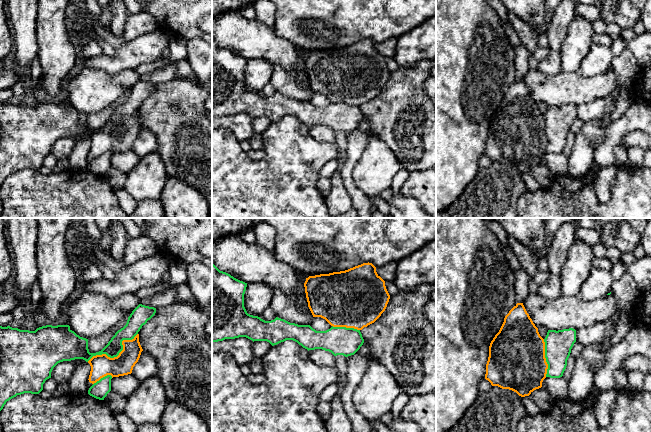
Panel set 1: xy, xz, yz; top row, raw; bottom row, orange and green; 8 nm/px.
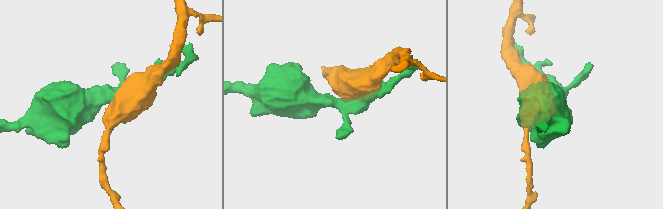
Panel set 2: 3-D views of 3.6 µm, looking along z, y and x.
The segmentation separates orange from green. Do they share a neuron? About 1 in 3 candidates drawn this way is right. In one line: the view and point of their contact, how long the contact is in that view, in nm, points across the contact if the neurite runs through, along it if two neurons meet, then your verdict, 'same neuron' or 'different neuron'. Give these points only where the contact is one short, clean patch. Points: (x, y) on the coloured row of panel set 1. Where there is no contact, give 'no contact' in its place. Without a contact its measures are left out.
contact xy (117, 356); length 460 nm; different neuron

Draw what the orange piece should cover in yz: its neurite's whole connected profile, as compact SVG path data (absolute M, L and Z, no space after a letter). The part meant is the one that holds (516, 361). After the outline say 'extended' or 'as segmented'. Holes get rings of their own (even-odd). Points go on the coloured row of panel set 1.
M517 303L490 343L485 379L525 397L542 387L547 369L544 339L523 303Z; as segmented

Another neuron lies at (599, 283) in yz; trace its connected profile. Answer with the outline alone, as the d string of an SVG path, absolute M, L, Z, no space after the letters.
M593 268L582 284L577 297L585 302L603 298L611 292L613 281L609 271Z

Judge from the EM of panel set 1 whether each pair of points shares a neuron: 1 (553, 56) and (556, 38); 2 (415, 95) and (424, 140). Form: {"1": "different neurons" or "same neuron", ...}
{"1": "different neurons", "2": "same neuron"}

